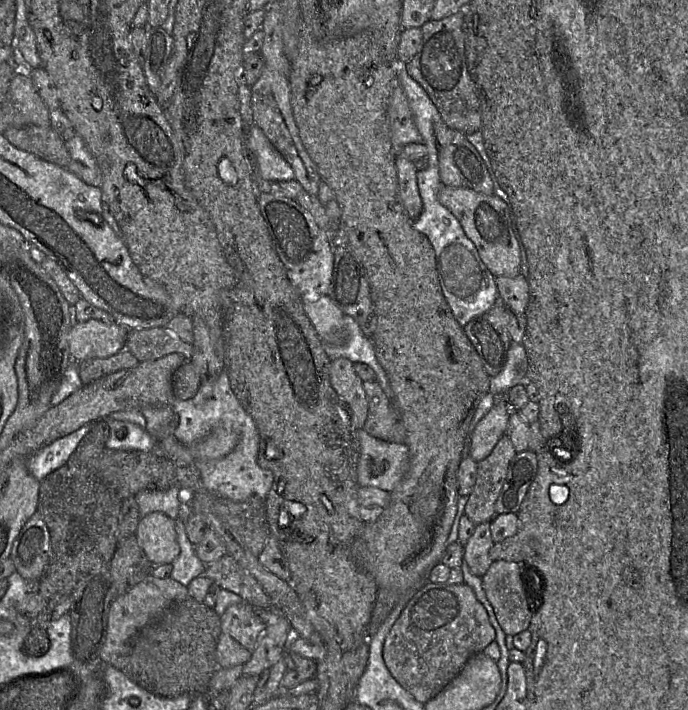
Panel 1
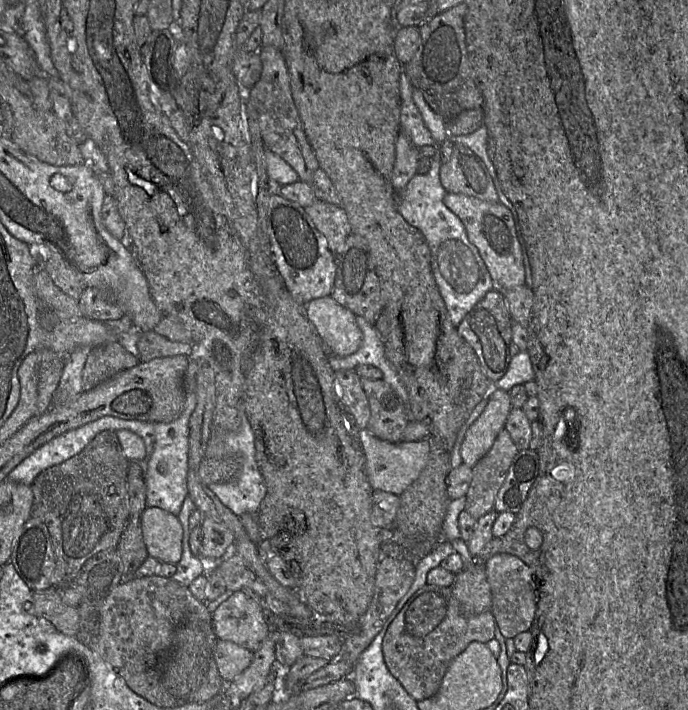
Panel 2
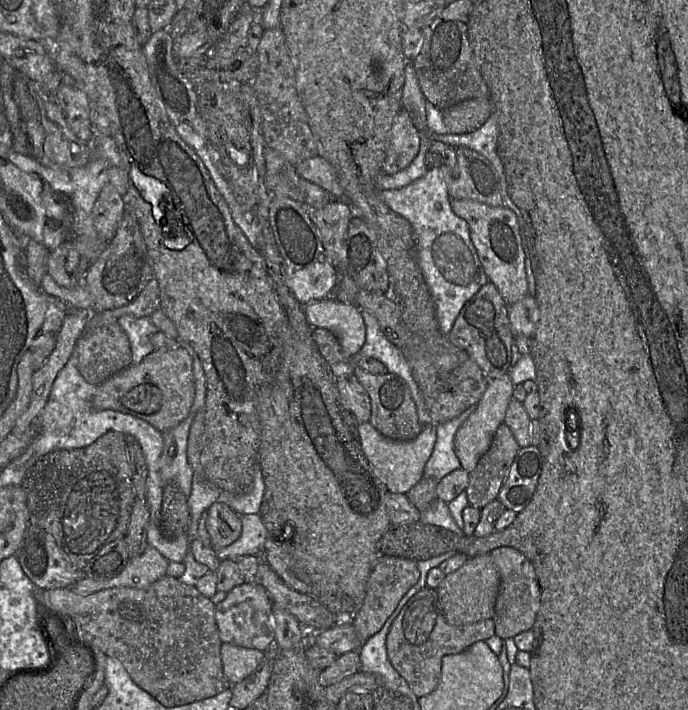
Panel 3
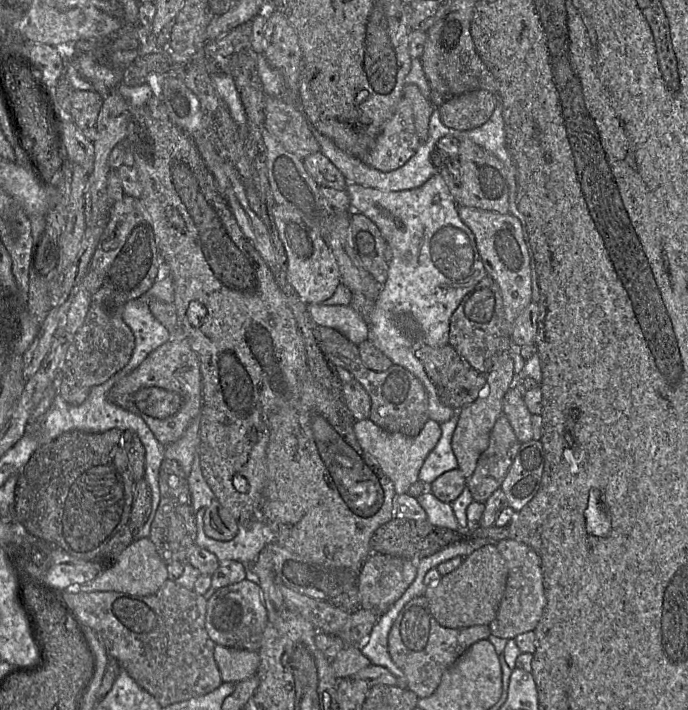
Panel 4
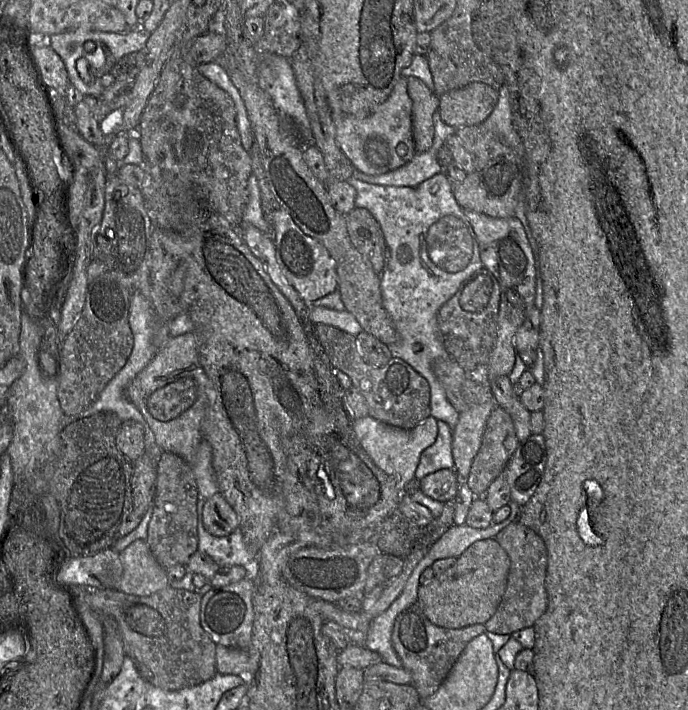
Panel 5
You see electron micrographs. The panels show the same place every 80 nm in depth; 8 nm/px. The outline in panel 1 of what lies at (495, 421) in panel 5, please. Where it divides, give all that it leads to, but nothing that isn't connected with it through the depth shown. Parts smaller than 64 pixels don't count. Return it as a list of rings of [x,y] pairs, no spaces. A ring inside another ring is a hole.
[[[504,434],[492,452],[477,462],[475,485],[464,509],[464,514],[475,525],[491,522],[495,517],[495,503],[506,480],[510,461],[515,454],[510,438]]]

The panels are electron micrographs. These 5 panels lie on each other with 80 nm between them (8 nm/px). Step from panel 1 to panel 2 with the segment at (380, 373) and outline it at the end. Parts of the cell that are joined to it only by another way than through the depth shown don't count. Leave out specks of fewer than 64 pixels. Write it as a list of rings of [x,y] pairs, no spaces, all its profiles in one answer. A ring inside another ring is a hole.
[[[356,316],[356,322],[362,331],[363,338],[359,349],[348,356],[327,355],[333,371],[355,370],[359,365],[372,365],[381,370],[386,381],[407,403],[406,389],[385,356],[384,344],[376,327],[361,316]]]

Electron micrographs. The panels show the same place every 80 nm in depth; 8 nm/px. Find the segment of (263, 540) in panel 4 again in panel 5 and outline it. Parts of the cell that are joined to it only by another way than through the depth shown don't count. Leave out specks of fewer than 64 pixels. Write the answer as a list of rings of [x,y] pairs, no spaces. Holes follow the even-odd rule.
[[[199,496],[197,501],[198,550],[212,557],[219,567],[230,565],[252,567],[257,561],[258,553],[248,549],[239,527],[231,534],[222,537],[214,536],[205,529],[204,504],[204,498]]]

